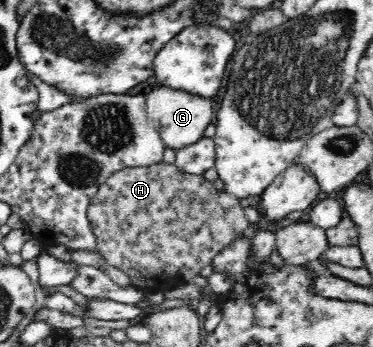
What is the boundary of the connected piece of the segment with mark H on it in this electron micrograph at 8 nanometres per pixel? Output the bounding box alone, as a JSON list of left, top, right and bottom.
[87,161,250,292]

